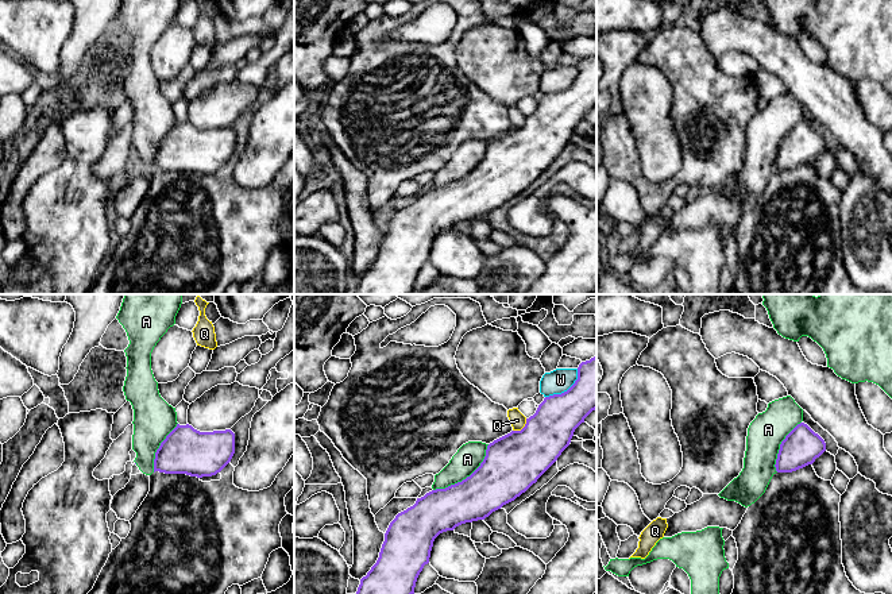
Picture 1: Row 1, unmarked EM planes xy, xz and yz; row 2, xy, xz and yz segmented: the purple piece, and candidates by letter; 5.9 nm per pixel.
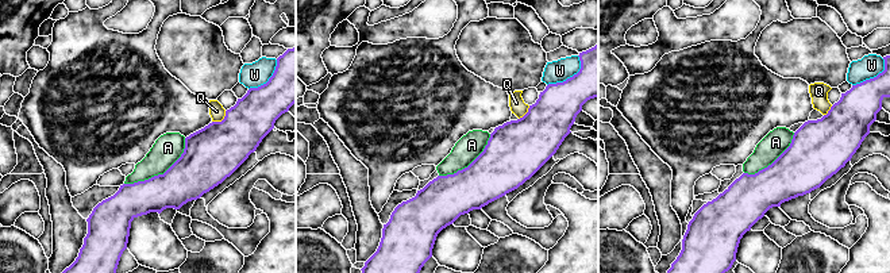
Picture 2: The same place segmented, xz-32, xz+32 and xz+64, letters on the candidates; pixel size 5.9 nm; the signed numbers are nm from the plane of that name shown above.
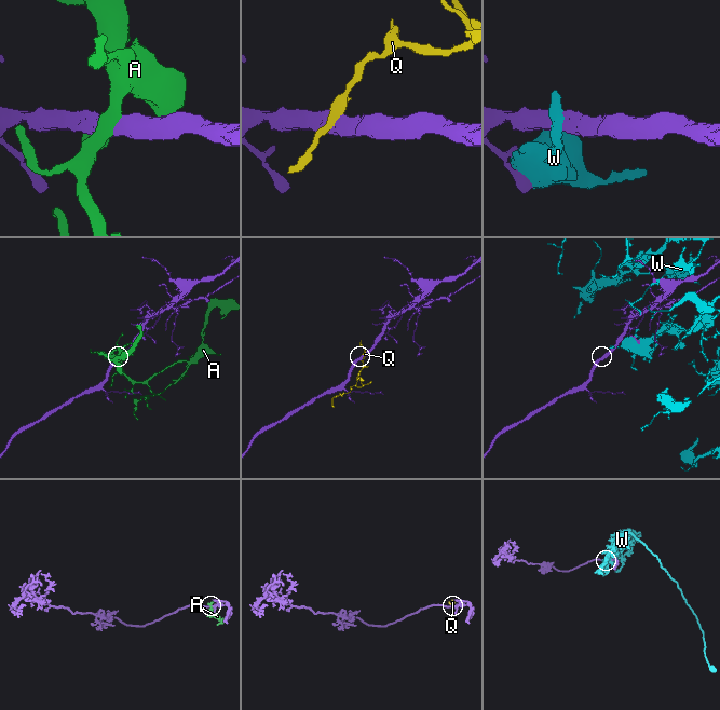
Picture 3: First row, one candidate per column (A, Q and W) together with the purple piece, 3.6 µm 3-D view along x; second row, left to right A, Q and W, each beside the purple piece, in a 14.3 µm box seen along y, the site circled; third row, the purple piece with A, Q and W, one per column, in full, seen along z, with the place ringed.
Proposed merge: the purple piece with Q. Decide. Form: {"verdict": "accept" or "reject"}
{"verdict": "reject"}

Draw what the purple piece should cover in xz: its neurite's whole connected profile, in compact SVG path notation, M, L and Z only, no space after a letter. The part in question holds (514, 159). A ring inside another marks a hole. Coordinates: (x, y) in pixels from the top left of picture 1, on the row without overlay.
M596 54L579 62L578 77L567 89L545 94L536 111L526 116L526 122L521 128L511 128L490 140L483 159L470 174L445 186L436 186L426 190L424 194L417 196L413 204L398 211L385 231L385 239L377 261L360 277L355 294L410 294L414 292L417 275L424 263L429 261L435 236L440 231L453 228L462 221L484 217L493 209L525 190L557 158L561 150L569 143L575 127L595 107Z

